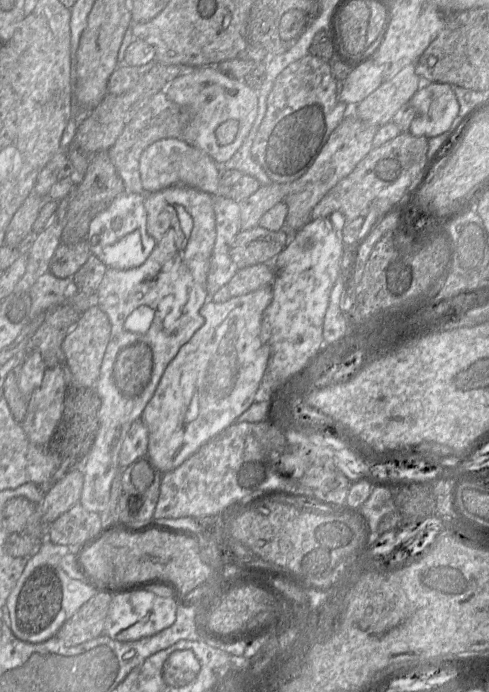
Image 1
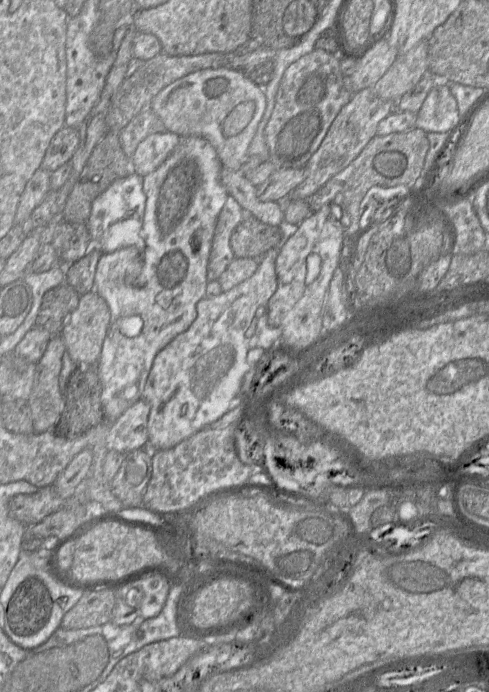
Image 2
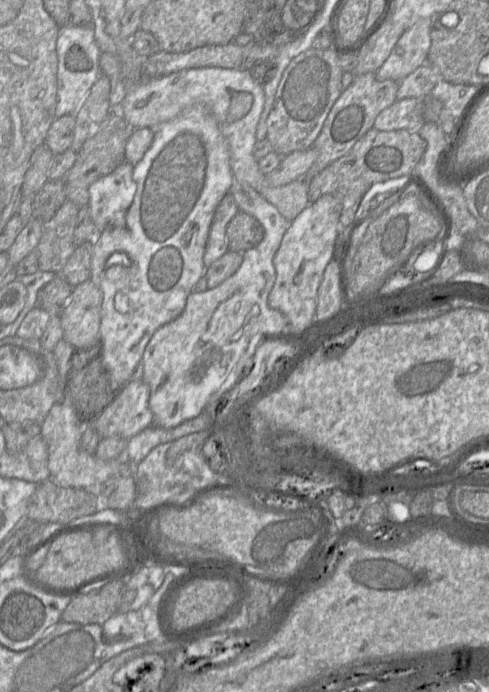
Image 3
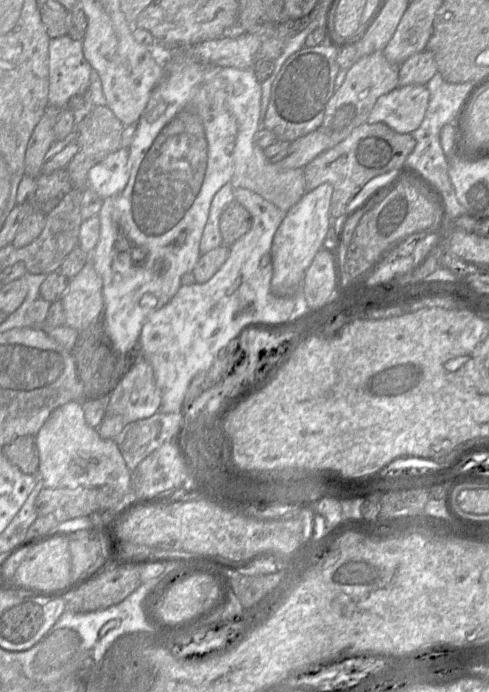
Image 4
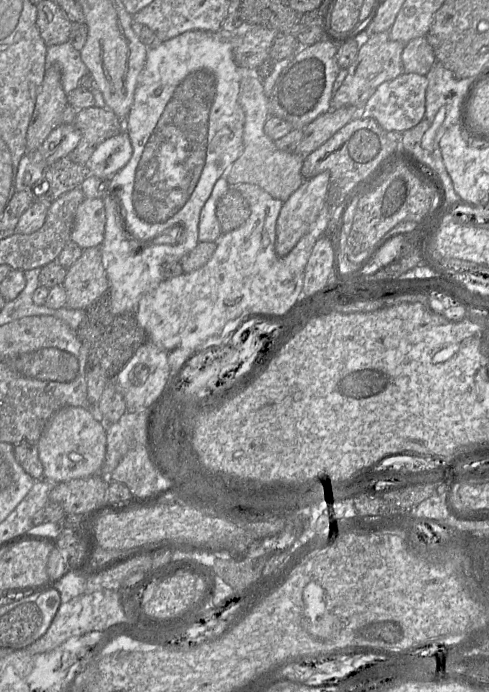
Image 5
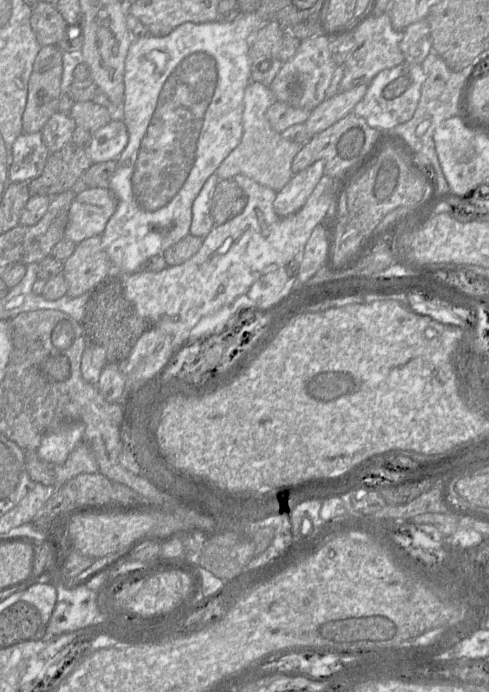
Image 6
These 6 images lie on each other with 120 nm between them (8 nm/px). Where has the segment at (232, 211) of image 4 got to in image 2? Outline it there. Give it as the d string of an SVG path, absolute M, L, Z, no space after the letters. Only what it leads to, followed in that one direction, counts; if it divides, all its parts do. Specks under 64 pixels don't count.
M251 215L234 229L230 246L236 258L260 259L268 250L282 244L279 227L262 223Z

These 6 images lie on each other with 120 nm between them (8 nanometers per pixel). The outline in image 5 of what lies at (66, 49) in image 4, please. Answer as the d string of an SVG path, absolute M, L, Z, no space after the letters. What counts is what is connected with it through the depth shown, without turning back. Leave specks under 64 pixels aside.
M69 42L52 45L47 48L47 66L56 66L62 77L62 87L68 94L79 86L80 79L88 73L88 68L81 58L81 52Z

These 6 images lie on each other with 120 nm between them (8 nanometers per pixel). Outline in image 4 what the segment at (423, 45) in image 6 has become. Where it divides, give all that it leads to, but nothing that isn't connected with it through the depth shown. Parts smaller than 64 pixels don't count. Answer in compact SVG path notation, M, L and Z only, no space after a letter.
M421 51L410 56L399 68L399 86L426 85L438 72L432 52Z

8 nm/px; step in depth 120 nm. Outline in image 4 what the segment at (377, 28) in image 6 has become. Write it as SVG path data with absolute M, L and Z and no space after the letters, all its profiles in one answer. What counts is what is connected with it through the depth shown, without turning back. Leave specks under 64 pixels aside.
M383 51L362 56L347 70L346 78L329 100L324 120L320 127L332 140L333 146L344 140L357 126L366 123L378 100L399 86L399 68L401 64L390 62Z

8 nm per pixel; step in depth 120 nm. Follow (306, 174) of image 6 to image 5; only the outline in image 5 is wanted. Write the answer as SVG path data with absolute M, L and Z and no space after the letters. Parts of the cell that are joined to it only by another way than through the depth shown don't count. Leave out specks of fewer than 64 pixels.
M329 172L305 179L285 201L276 222L275 252L286 256L309 231L325 204L330 182Z

